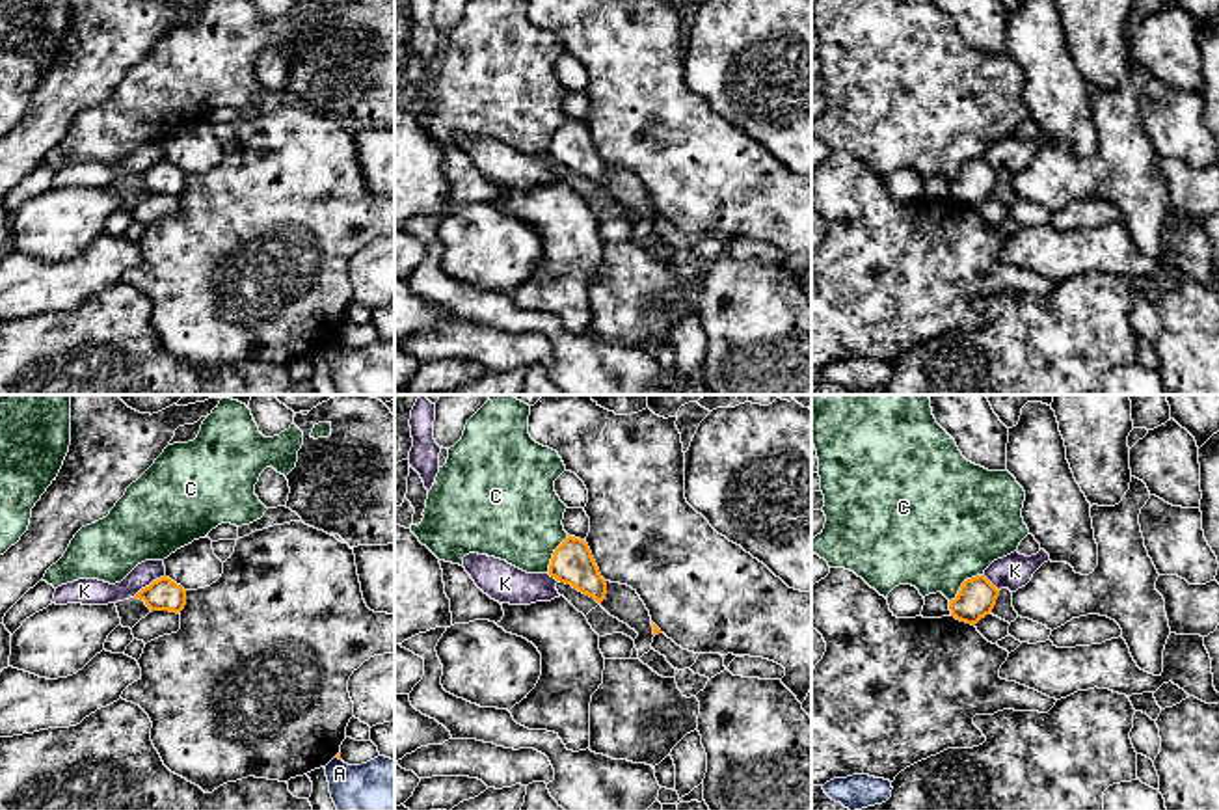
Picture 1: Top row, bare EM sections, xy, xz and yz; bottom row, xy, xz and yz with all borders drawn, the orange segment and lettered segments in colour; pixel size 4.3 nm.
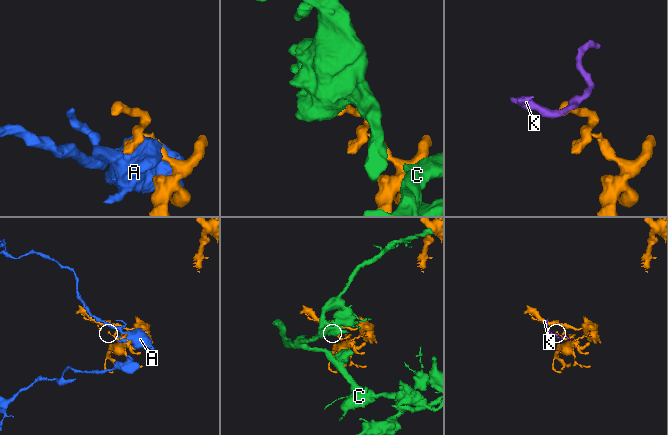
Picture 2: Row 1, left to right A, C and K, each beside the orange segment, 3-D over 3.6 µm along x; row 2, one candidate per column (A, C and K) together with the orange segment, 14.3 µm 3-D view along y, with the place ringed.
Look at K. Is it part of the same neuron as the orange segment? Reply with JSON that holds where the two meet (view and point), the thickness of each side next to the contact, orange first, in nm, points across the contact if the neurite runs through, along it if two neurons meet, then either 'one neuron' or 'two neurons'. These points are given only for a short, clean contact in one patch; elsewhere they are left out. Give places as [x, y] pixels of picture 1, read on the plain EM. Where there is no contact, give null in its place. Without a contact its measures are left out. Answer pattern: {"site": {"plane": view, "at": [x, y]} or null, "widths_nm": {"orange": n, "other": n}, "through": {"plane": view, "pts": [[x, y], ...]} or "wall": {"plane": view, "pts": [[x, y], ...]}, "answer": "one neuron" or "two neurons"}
{"site": {"plane": "xy", "at": [149, 168]}, "widths_nm": {"orange": 140, "other": 110}, "wall": {"plane": "xy", "pts": [[164, 157], [133, 179]]}, "answer": "two neurons"}

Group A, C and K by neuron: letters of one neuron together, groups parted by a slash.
A / C / K

